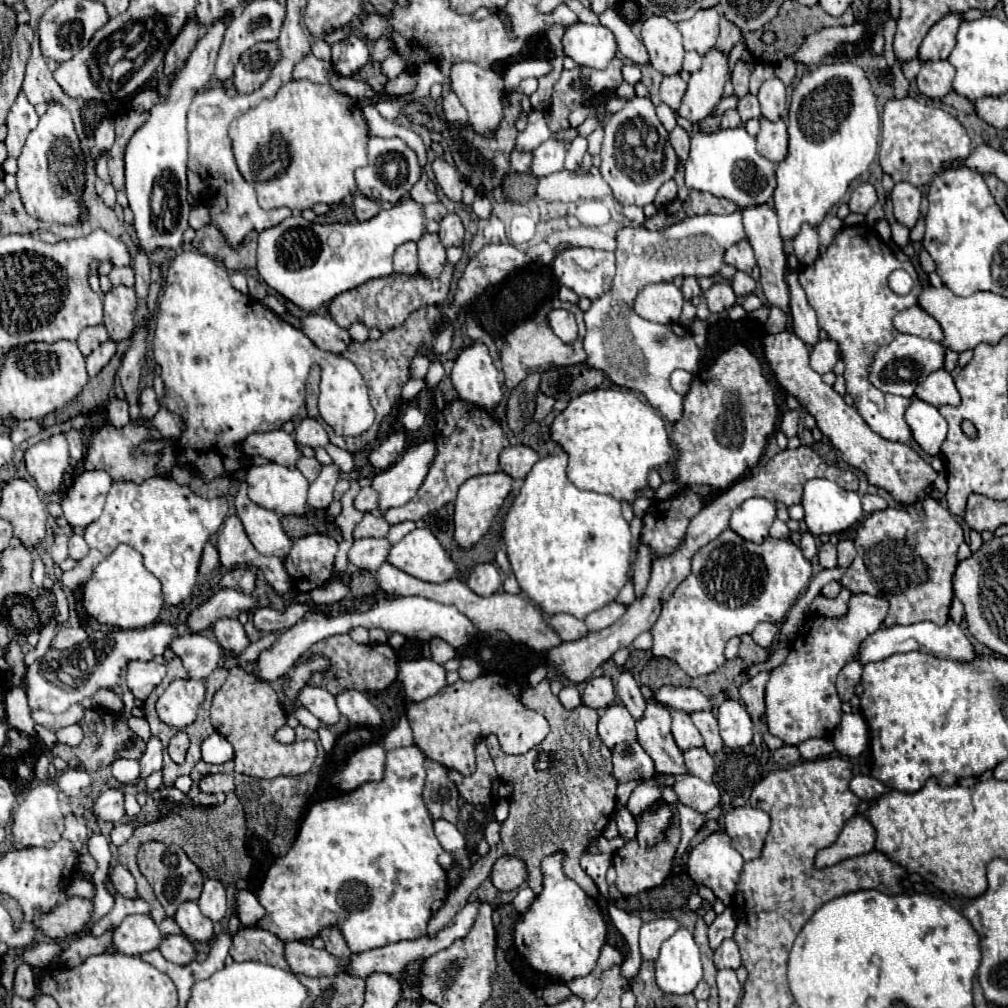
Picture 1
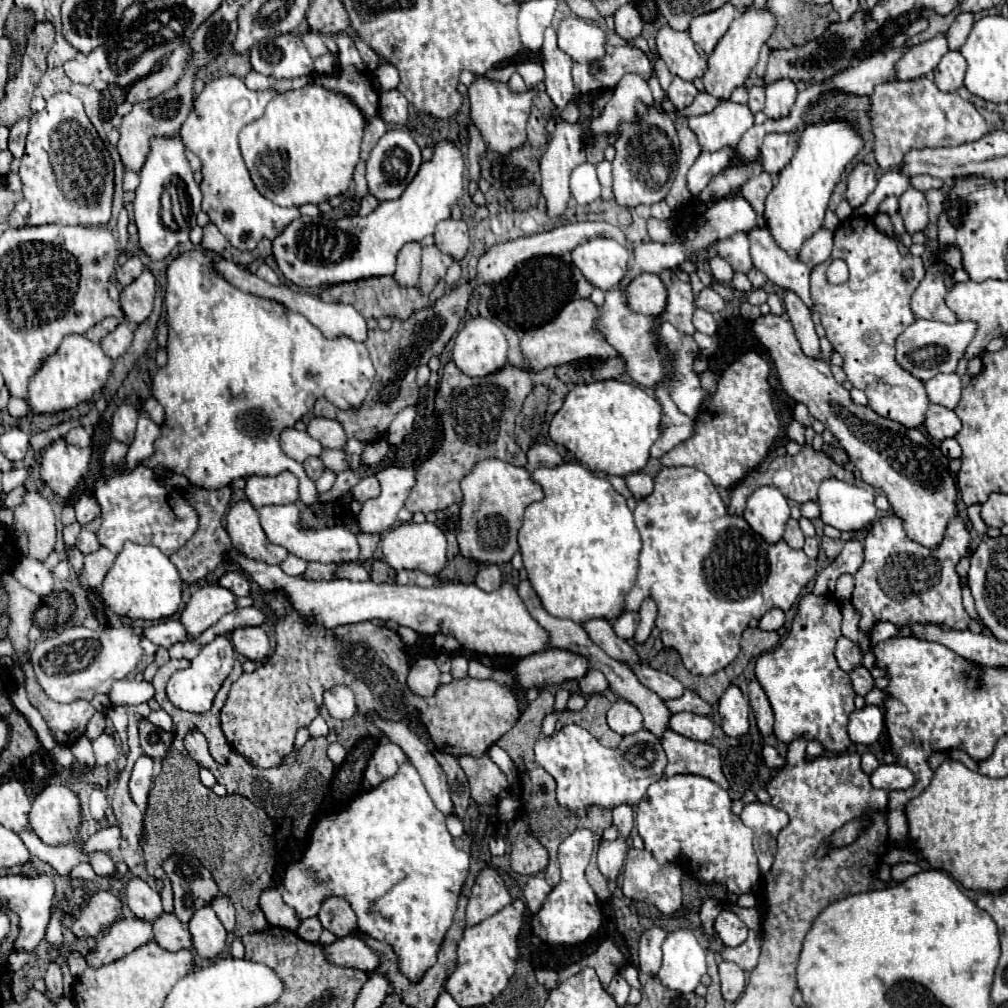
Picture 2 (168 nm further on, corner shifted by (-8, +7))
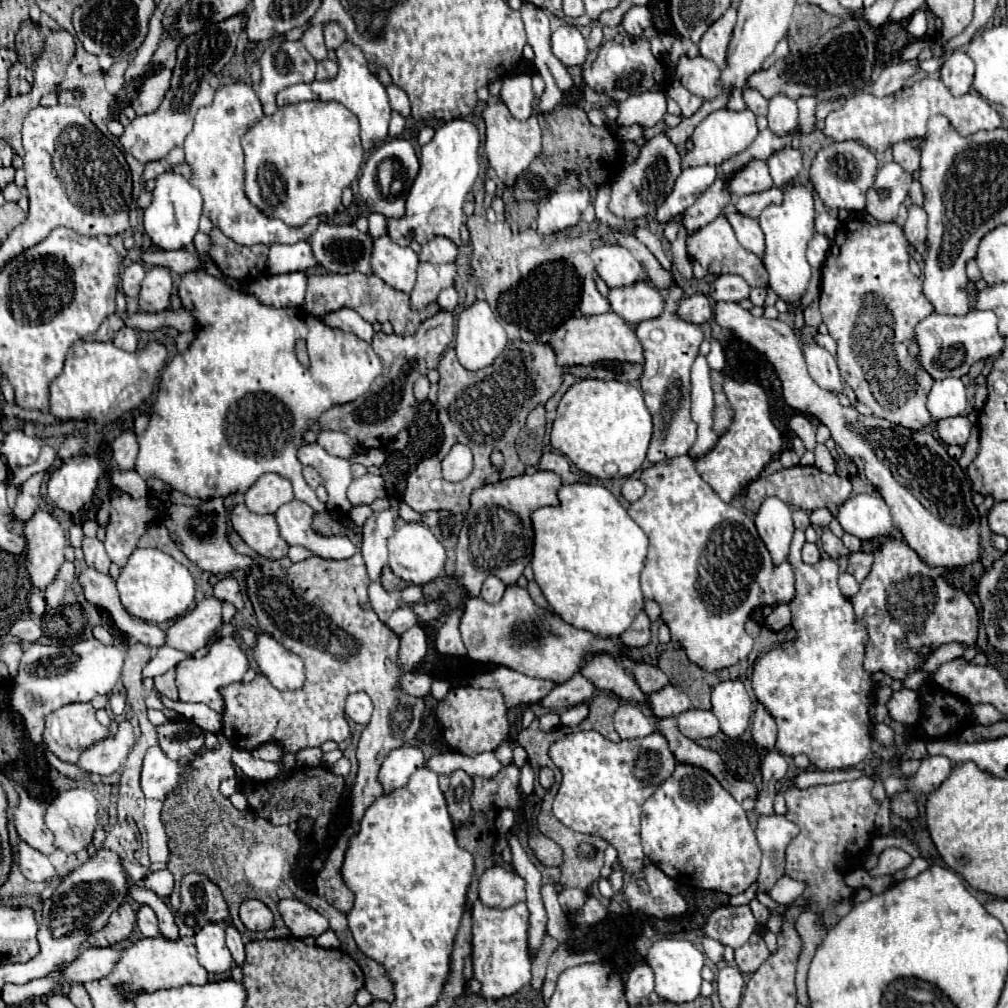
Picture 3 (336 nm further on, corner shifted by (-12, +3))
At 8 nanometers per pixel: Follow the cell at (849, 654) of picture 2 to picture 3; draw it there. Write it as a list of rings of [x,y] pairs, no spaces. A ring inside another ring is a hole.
[[[895,537],[885,539],[885,543],[873,553],[873,557],[875,561],[871,573],[861,583],[859,593],[851,597],[855,617],[867,629],[865,659],[863,659],[865,673],[871,675],[875,671],[883,671],[891,679],[903,679],[915,671],[915,665],[923,663],[923,659],[915,653],[915,649],[919,649],[921,645],[931,645],[935,649],[953,641],[965,643],[969,647],[975,645],[977,629],[979,629],[977,611],[971,599],[967,597],[967,593],[949,581],[949,577],[955,573],[953,569],[929,567],[903,539],[895,539]]]

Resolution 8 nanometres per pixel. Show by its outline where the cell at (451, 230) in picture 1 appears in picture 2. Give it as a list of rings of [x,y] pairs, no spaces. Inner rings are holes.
[[[461,219],[441,221],[433,233],[433,239],[435,239],[437,249],[441,249],[441,253],[449,253],[449,257],[457,261],[463,259],[469,249],[469,231],[467,231],[465,221]]]

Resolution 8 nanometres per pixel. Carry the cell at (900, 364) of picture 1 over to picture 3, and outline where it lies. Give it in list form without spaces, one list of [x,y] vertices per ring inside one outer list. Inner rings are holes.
[[[969,311],[963,317],[945,317],[931,313],[915,327],[913,335],[919,343],[917,359],[935,381],[947,377],[963,377],[975,361],[989,359],[1001,353],[1005,347],[1005,341],[997,333],[997,317],[993,311]]]

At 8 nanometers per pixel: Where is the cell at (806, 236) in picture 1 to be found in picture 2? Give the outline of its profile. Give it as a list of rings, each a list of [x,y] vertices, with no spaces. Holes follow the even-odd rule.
[[[821,227],[817,233],[813,233],[805,241],[805,245],[799,253],[799,259],[805,261],[805,265],[809,265],[809,269],[813,269],[815,265],[827,261],[831,251],[833,251],[833,233]]]

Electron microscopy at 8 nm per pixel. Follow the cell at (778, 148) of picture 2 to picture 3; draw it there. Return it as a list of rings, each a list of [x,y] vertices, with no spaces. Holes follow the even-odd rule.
[[[785,147],[781,151],[775,151],[769,157],[767,165],[769,165],[769,173],[773,177],[775,187],[783,187],[789,181],[793,181],[799,175],[801,167],[803,167],[801,153],[797,149],[793,149],[793,147]]]

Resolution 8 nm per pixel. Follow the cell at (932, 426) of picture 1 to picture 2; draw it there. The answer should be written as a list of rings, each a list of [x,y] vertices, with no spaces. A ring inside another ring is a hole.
[[[931,405],[927,411],[925,429],[933,439],[943,441],[943,439],[955,437],[961,431],[961,421],[955,415],[955,411],[941,405]]]

